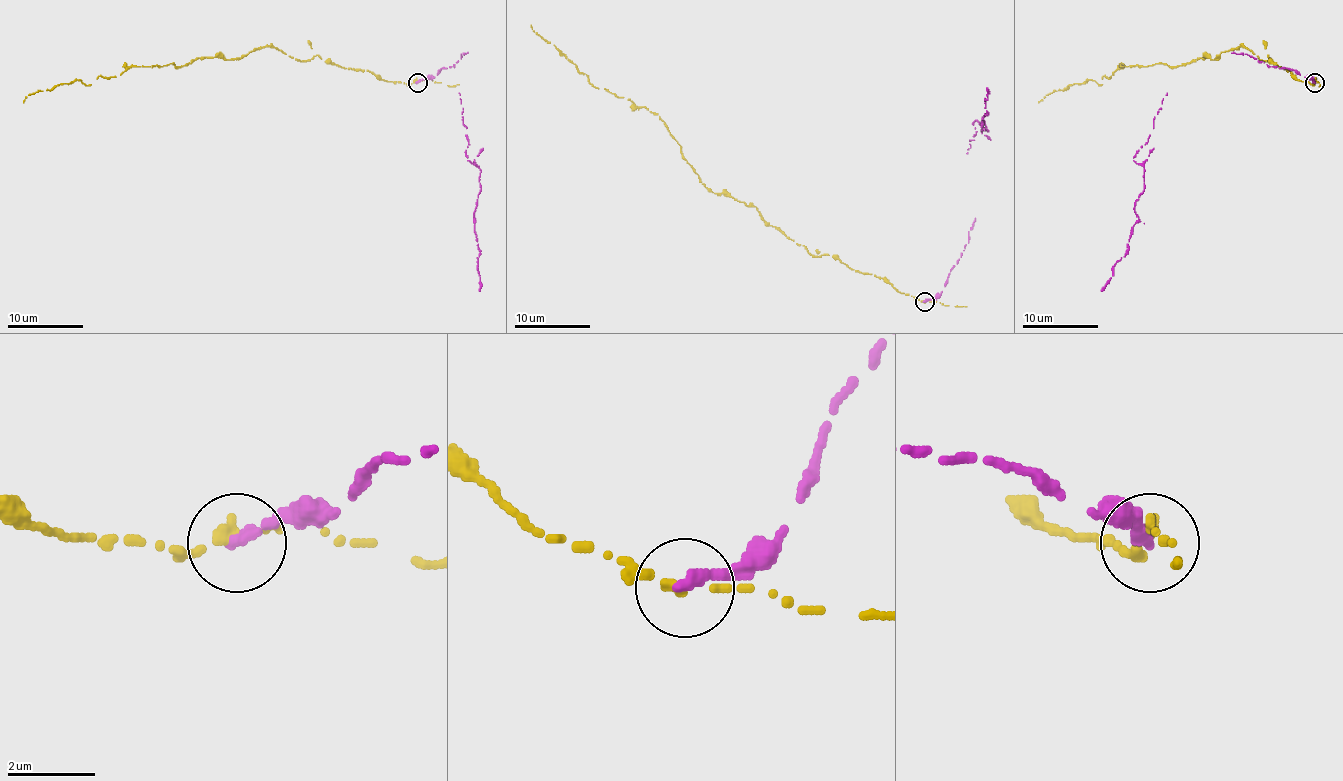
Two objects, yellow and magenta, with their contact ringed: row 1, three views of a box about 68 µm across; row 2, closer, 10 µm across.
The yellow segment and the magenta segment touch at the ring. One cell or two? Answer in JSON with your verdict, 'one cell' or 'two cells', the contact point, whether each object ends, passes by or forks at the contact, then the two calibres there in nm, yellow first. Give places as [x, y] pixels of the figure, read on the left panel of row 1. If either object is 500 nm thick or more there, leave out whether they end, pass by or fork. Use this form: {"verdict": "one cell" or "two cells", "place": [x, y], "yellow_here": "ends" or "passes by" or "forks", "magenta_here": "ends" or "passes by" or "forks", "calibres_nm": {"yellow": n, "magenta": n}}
{"verdict": "two cells", "place": [417, 82], "yellow_here": "ends", "magenta_here": "ends", "calibres_nm": {"yellow": 300, "magenta": 300}}

